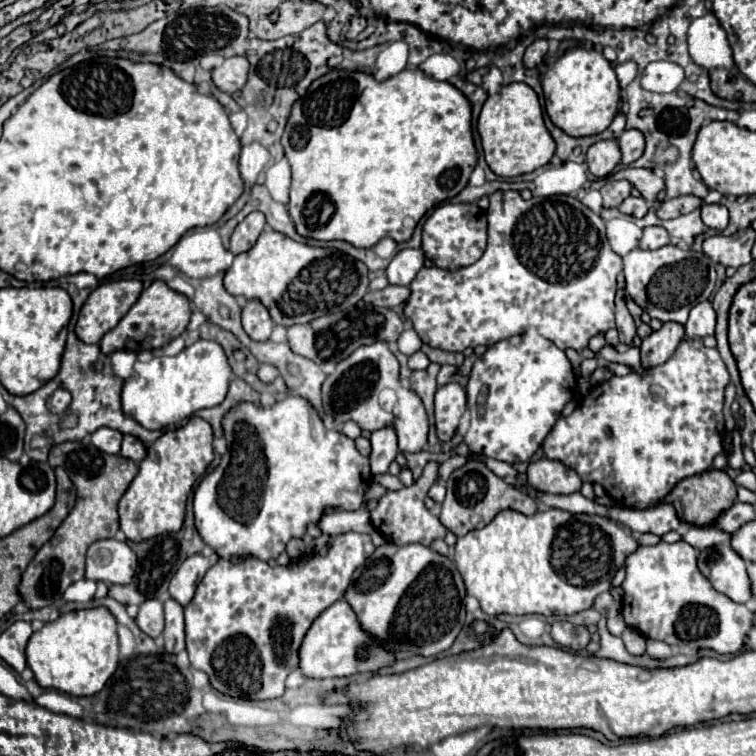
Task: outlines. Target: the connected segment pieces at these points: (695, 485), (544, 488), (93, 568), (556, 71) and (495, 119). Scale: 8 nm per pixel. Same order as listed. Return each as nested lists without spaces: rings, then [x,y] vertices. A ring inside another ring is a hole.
[[[714,468],[680,480],[674,486],[674,490],[666,496],[666,500],[672,502],[672,506],[678,510],[680,518],[696,526],[710,526],[722,510],[734,504],[734,498],[736,498],[736,484],[732,482],[732,478],[724,470],[714,470]]]
[[[540,458],[536,462],[530,462],[526,476],[532,488],[550,494],[572,494],[578,492],[582,486],[580,476],[572,468],[550,458]]]
[[[98,540],[86,554],[86,578],[106,584],[128,584],[134,576],[136,554],[126,542]]]
[[[574,48],[546,70],[542,76],[544,104],[552,122],[570,136],[592,136],[610,126],[610,120],[618,114],[620,84],[612,62],[608,62],[600,50]]]
[[[524,82],[502,86],[498,94],[488,96],[478,118],[478,132],[488,166],[494,174],[504,178],[534,172],[536,168],[546,166],[556,152],[556,142],[544,124],[538,96]]]

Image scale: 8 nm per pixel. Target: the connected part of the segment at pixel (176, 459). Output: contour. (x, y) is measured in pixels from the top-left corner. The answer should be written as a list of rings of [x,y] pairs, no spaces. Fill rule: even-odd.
[[[192,416],[184,426],[164,432],[158,440],[146,446],[146,456],[140,462],[138,474],[118,502],[120,530],[128,540],[142,542],[150,536],[178,532],[178,528],[182,528],[188,494],[214,460],[212,438],[210,424],[198,416]]]

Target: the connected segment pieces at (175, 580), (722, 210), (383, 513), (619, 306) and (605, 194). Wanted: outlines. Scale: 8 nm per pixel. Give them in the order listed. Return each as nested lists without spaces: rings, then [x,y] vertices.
[[[218,554],[188,556],[170,580],[170,596],[174,596],[182,606],[186,606],[190,602],[190,596],[194,596],[194,588],[198,586],[198,580],[202,580],[202,576],[206,574],[206,568],[214,566],[216,562],[218,562]]]
[[[704,204],[702,206],[702,220],[708,228],[724,230],[728,226],[728,208],[722,204]]]
[[[428,462],[424,476],[420,476],[420,480],[416,480],[410,488],[386,490],[386,494],[378,500],[378,506],[372,510],[372,524],[386,540],[390,540],[394,544],[418,542],[418,544],[430,546],[432,540],[446,536],[446,528],[442,526],[442,522],[436,516],[432,516],[424,506],[426,492],[438,480],[438,468],[440,468],[438,462]]]
[[[616,290],[616,326],[618,326],[618,332],[620,332],[620,342],[624,344],[630,344],[632,338],[636,336],[636,324],[626,308],[626,290]]]
[[[608,180],[602,188],[600,188],[600,194],[604,198],[604,206],[606,208],[616,208],[620,206],[620,202],[630,196],[630,182],[628,180]]]

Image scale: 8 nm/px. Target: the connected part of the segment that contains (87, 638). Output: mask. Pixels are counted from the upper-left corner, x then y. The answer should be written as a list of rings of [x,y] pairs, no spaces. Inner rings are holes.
[[[108,608],[66,612],[30,636],[26,644],[27,665],[42,688],[54,688],[70,696],[92,696],[104,688],[119,665],[118,640],[116,618]]]

